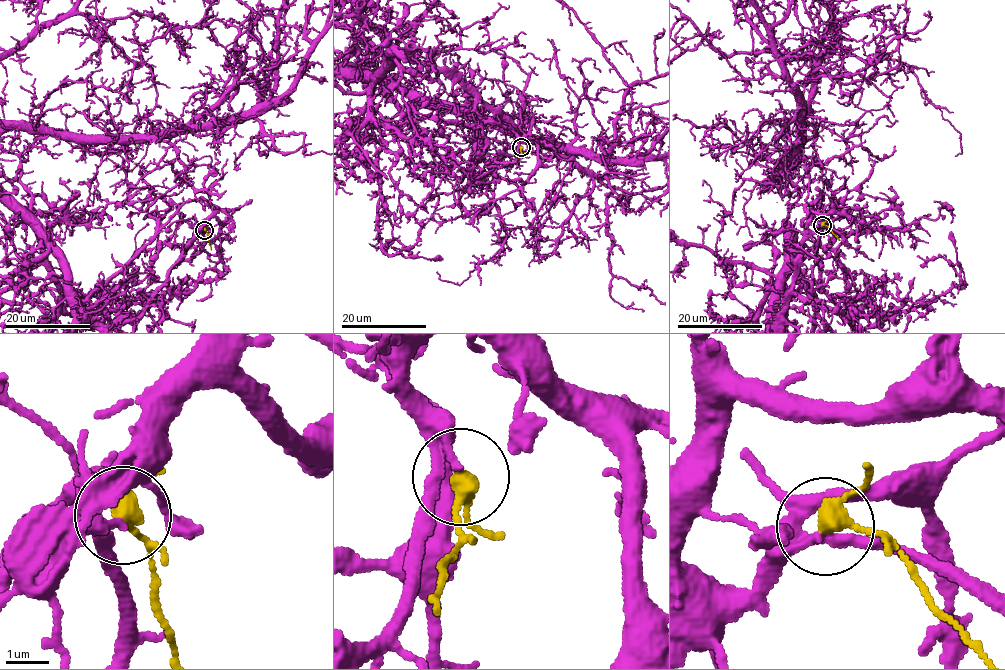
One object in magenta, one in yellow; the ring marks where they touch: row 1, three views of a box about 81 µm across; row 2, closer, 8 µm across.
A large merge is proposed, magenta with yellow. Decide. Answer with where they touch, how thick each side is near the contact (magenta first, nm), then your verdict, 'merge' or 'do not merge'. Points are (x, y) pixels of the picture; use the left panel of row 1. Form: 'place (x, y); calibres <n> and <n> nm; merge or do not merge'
place (204, 230); calibres 170 and 340 nm; merge

